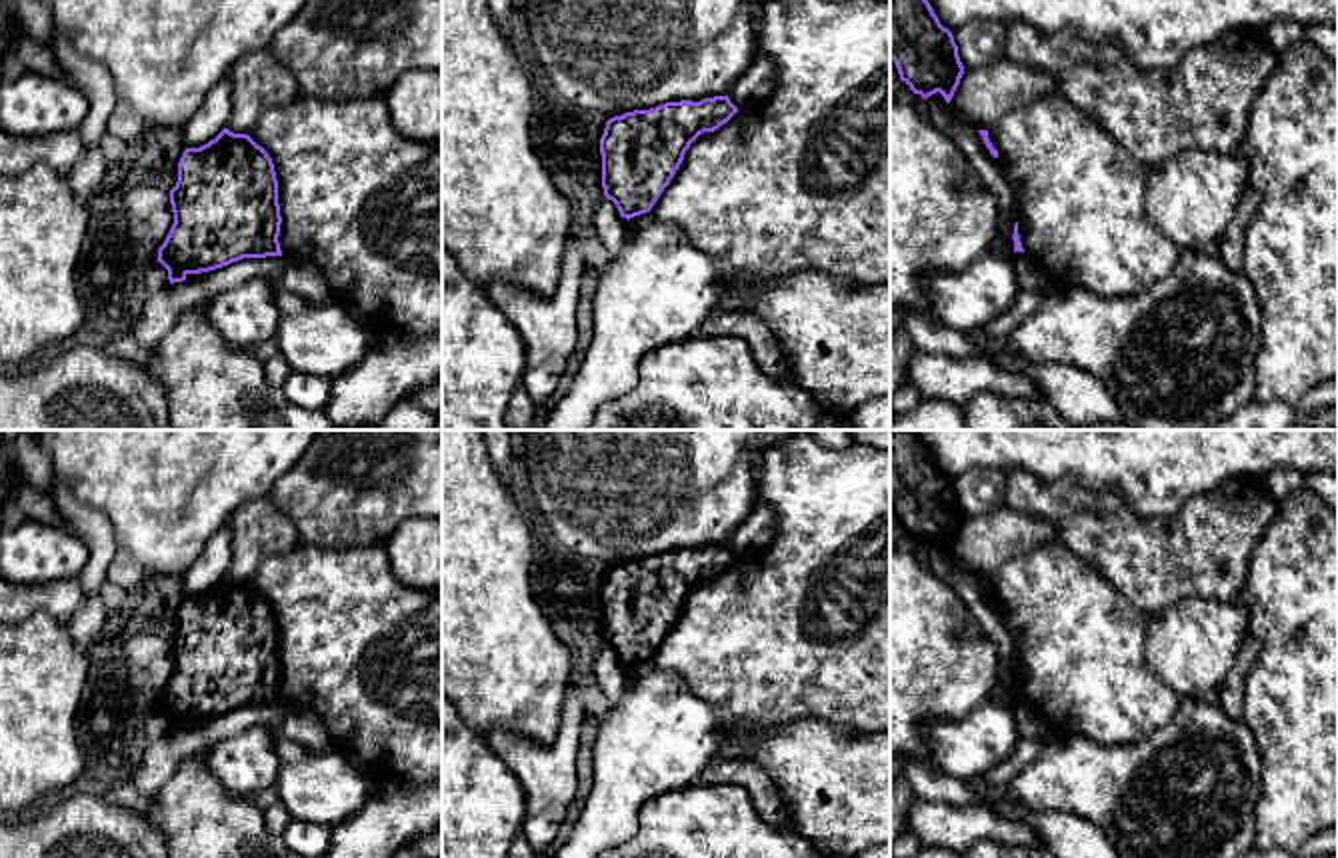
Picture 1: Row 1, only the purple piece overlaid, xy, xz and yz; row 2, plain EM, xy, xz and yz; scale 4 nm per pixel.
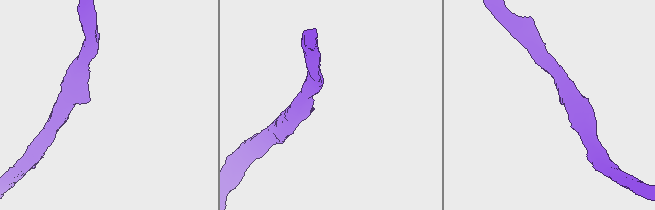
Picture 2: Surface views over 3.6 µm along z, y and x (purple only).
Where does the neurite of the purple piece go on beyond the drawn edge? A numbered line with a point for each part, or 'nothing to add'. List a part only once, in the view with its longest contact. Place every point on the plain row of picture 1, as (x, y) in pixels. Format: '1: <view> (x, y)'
nothing to add

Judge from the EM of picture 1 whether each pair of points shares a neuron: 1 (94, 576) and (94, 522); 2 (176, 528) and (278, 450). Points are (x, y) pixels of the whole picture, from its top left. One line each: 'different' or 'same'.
1: same
2: same

